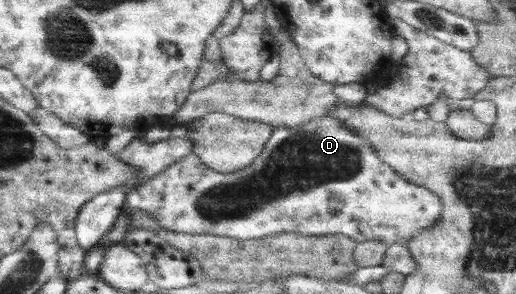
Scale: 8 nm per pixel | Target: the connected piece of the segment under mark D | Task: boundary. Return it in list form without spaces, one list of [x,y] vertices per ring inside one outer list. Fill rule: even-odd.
[[[329,116],[295,128],[275,128],[259,157],[237,172],[218,173],[207,168],[197,155],[186,155],[150,181],[128,191],[125,201],[125,214],[129,209],[146,211],[161,227],[175,233],[211,234],[241,240],[262,239],[273,234],[343,234],[357,244],[377,241],[389,247],[399,243],[405,249],[421,230],[439,221],[443,211],[438,195],[407,182],[375,154],[375,148],[367,140],[347,128],[341,119]]]

